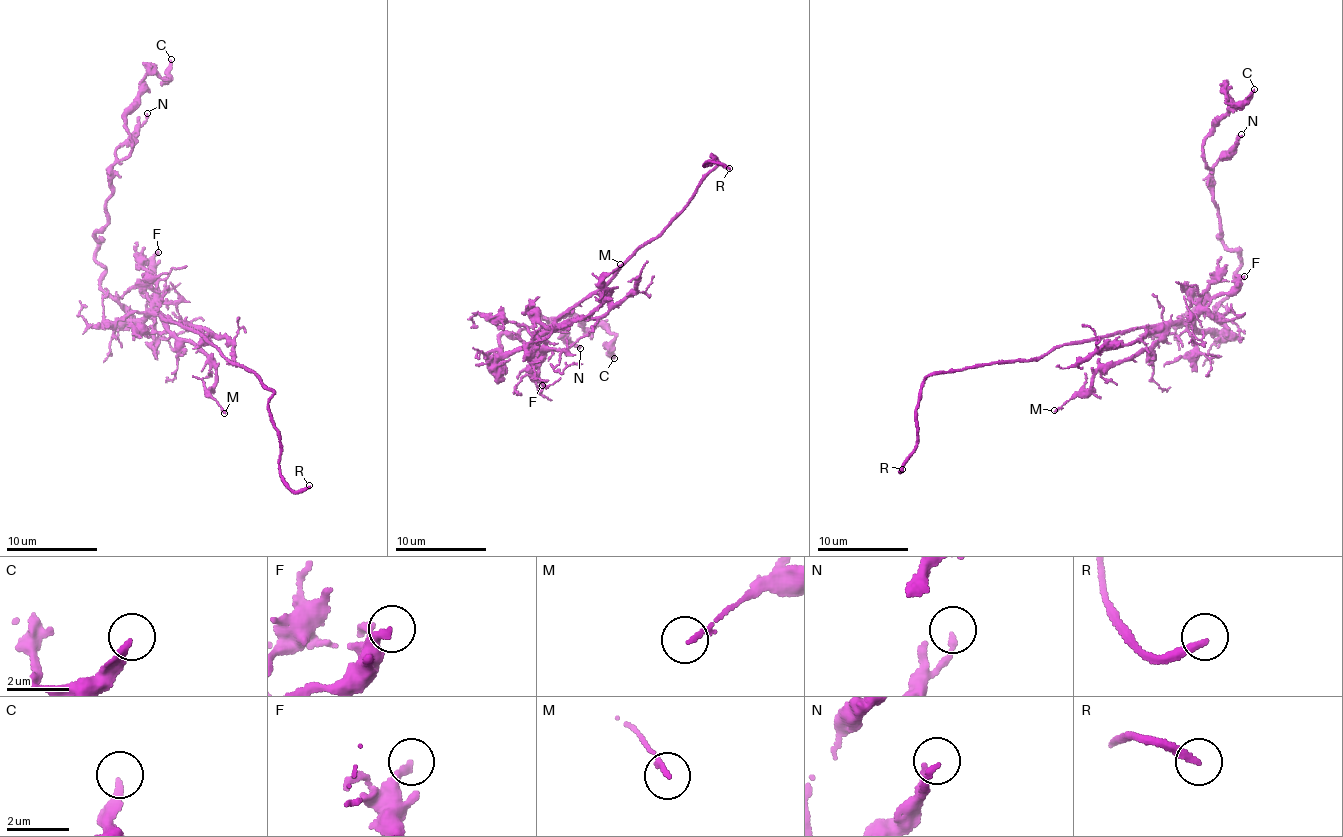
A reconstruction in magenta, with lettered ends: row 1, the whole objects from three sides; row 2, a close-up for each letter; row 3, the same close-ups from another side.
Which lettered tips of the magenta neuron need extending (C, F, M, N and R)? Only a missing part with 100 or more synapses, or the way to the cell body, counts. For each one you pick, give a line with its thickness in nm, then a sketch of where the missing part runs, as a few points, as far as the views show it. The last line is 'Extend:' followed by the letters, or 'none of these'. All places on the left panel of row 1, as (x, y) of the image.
R: 280 nm thick
Extend: R

